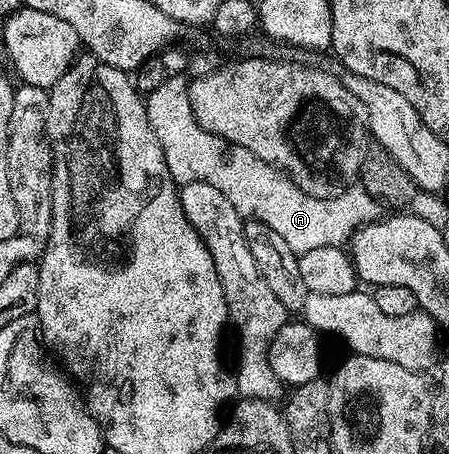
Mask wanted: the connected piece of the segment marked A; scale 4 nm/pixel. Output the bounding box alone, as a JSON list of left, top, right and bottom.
[146,77,381,256]

